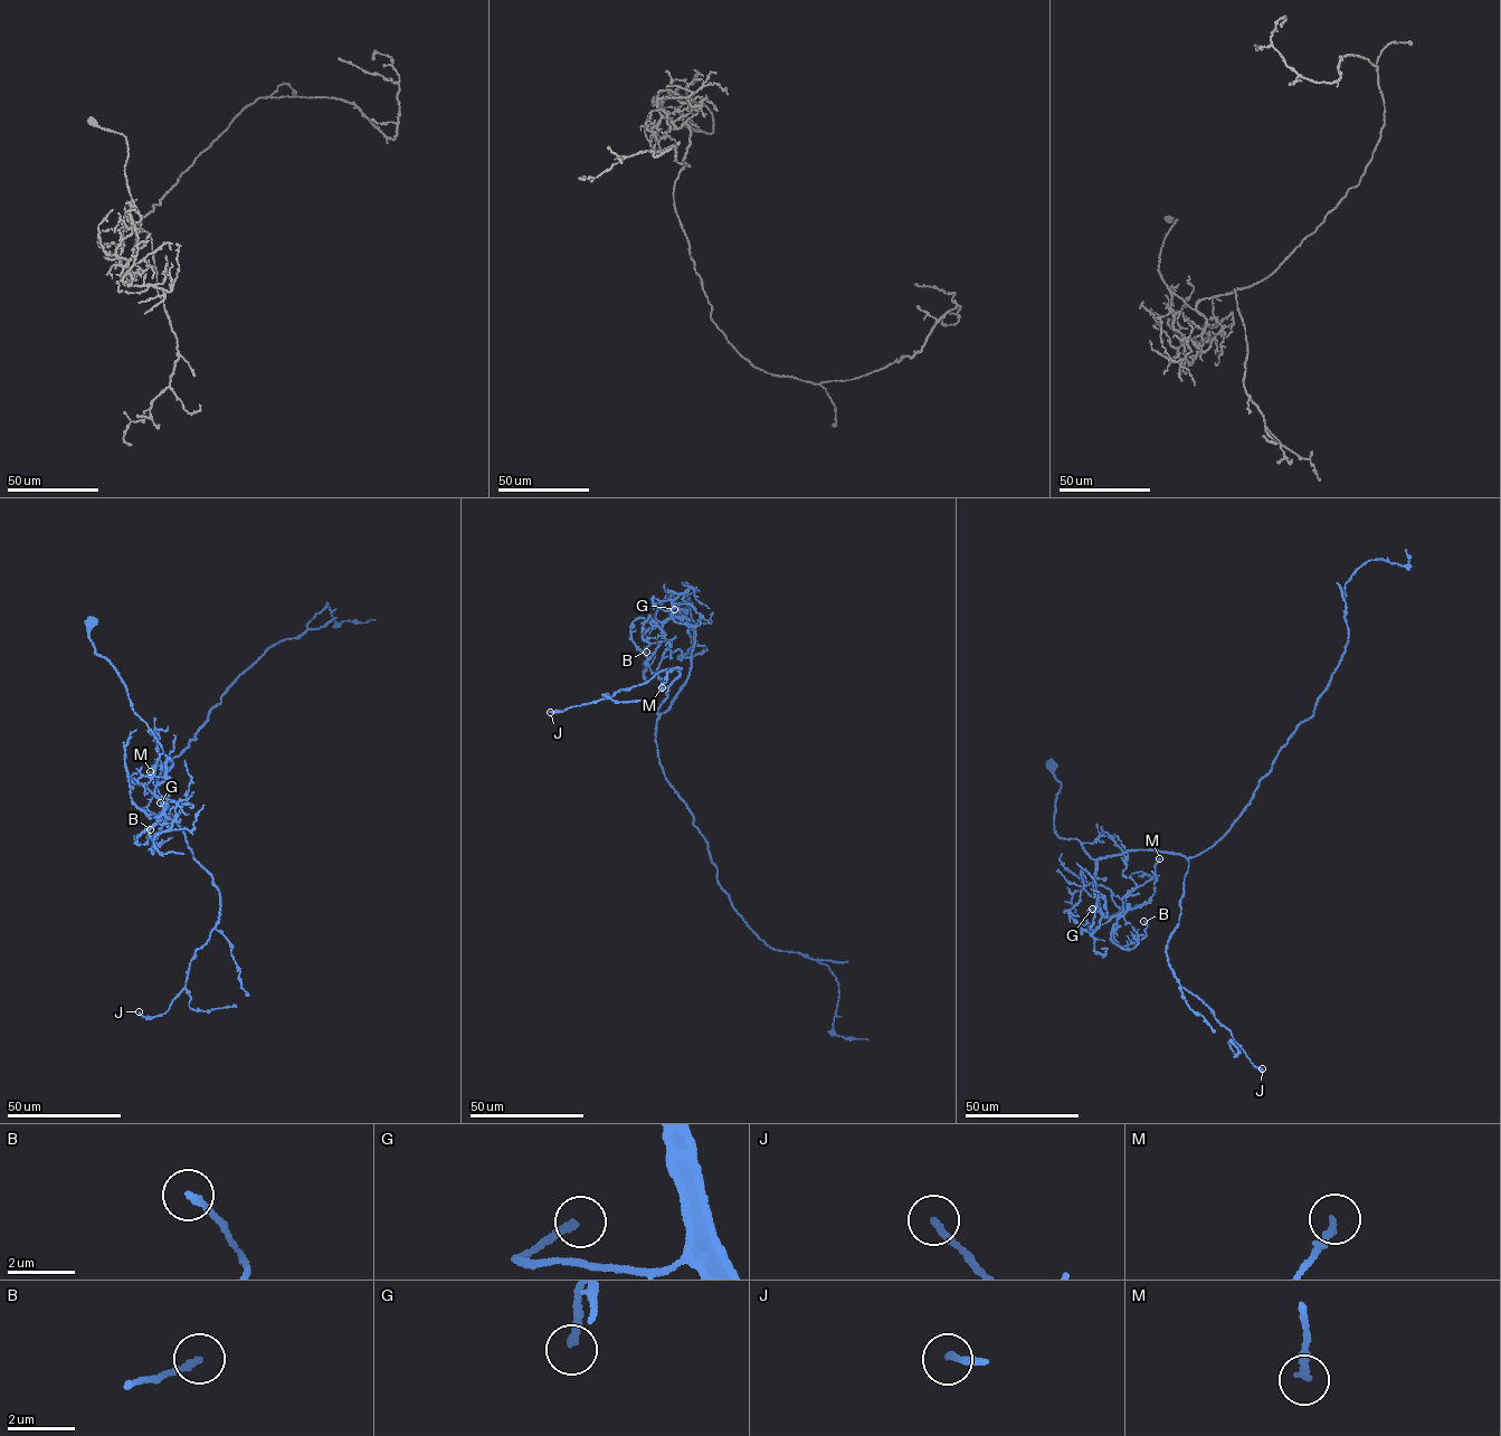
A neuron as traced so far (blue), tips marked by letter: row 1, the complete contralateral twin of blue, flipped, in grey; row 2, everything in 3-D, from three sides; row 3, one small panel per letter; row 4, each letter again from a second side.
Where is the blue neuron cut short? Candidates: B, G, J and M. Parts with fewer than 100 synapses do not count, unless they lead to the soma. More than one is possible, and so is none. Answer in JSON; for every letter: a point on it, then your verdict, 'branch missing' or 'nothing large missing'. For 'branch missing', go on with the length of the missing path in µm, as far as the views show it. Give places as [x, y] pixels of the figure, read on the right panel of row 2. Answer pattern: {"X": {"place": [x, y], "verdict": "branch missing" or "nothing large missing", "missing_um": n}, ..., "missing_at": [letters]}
{"B": {"place": [1143, 921], "verdict": "nothing large missing"}, "G": {"place": [1092, 909], "verdict": "nothing large missing"}, "J": {"place": [1262, 1068], "verdict": "nothing large missing"}, "M": {"place": [1159, 858], "verdict": "nothing large missing"}, "missing_at": []}

